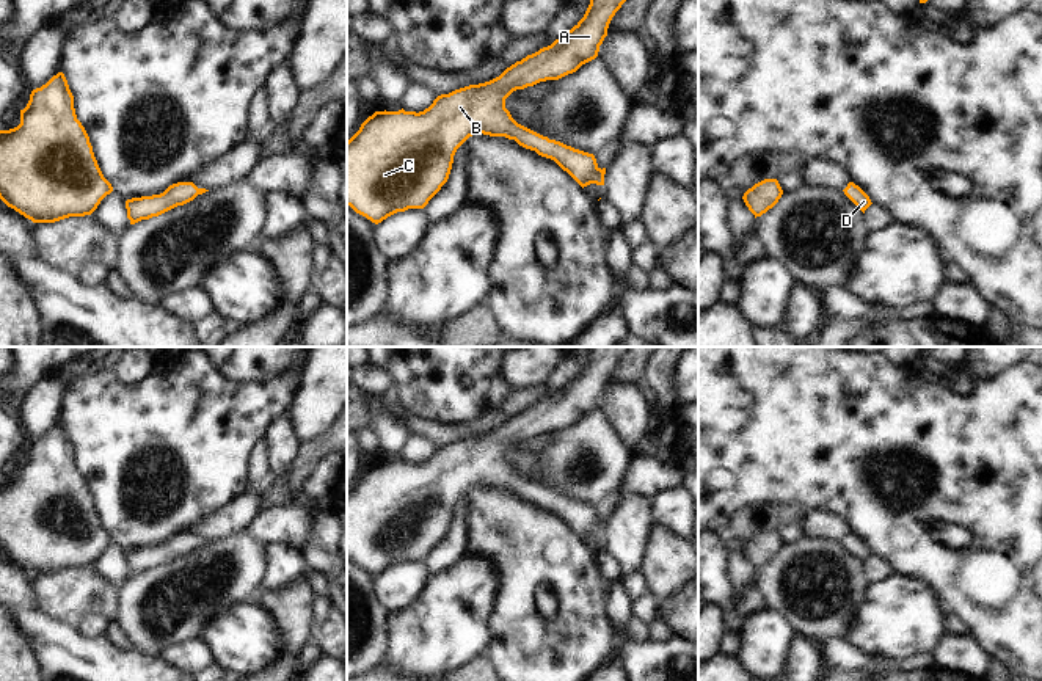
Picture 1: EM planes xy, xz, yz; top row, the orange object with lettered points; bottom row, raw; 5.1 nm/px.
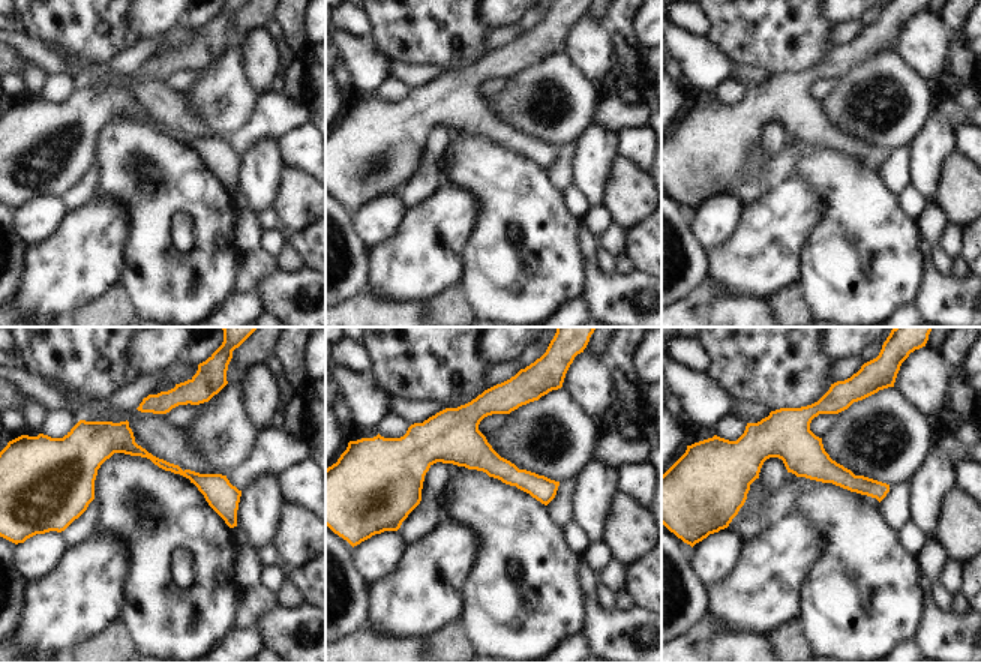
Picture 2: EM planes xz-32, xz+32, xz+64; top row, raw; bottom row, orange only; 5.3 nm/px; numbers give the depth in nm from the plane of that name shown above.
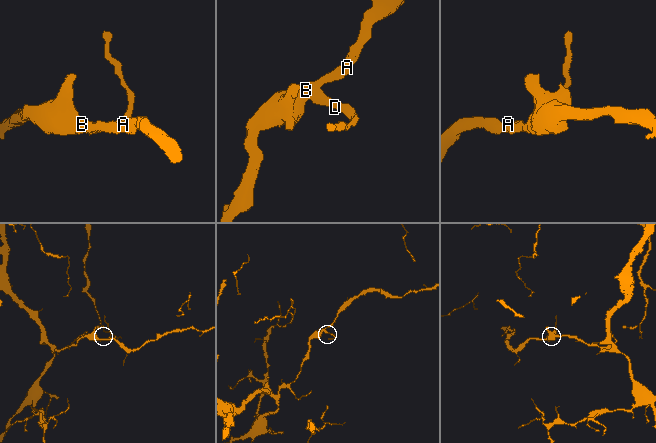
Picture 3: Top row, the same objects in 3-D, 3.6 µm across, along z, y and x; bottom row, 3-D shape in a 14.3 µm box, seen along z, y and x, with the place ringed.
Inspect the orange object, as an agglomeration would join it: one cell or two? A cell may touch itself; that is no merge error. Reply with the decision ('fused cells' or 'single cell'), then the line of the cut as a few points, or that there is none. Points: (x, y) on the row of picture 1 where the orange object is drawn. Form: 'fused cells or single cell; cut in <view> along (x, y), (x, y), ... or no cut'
single cell; no cut

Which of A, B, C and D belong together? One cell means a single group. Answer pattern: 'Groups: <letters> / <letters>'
Groups: A B C D.

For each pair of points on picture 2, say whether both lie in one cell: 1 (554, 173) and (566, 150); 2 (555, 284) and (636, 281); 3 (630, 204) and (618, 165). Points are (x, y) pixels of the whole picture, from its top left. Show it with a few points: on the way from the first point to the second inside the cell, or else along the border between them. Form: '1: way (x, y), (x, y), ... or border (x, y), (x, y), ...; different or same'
1: way (560, 167), (564, 156); same
2: border (576, 248), (585, 261), (582, 294); different
3: way (630, 195), (623, 174); same

